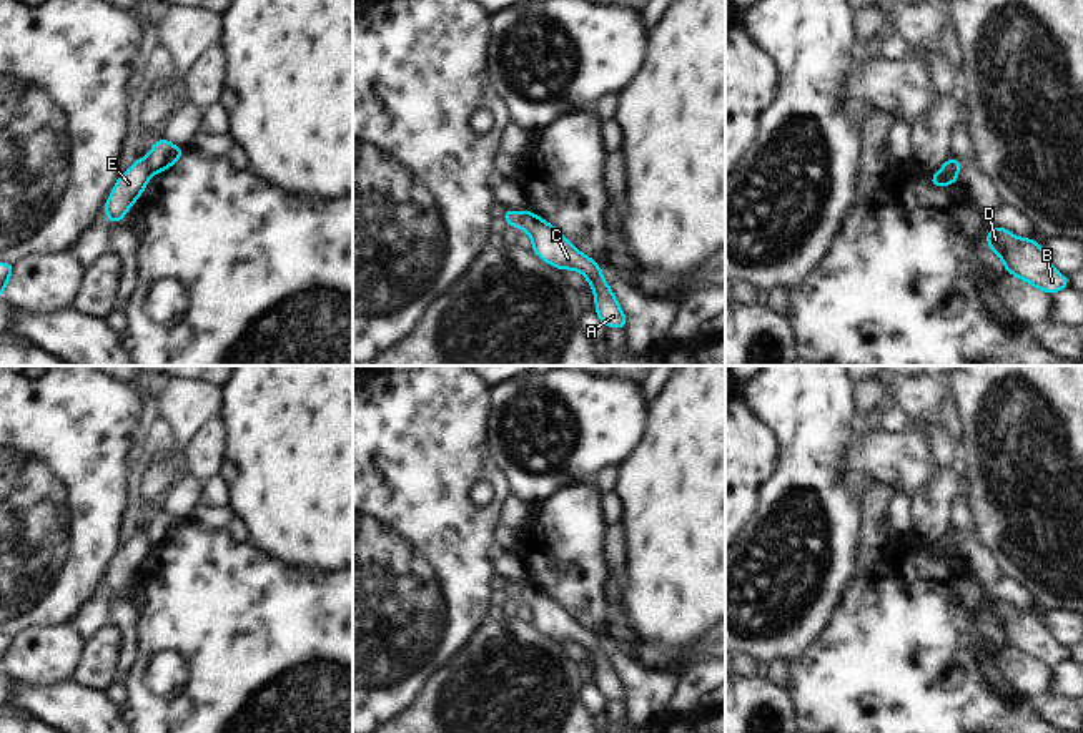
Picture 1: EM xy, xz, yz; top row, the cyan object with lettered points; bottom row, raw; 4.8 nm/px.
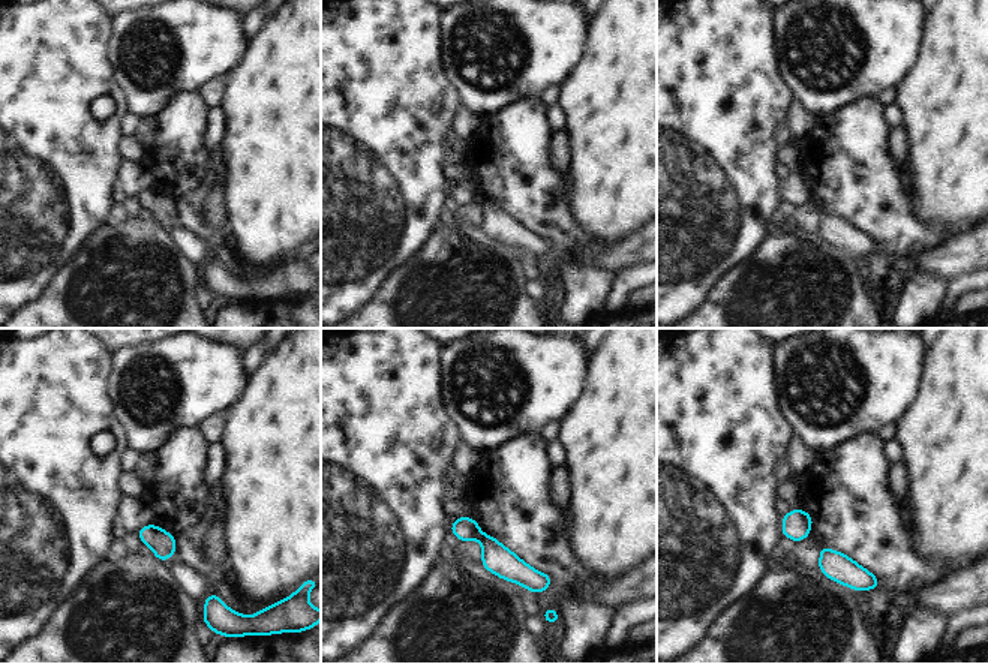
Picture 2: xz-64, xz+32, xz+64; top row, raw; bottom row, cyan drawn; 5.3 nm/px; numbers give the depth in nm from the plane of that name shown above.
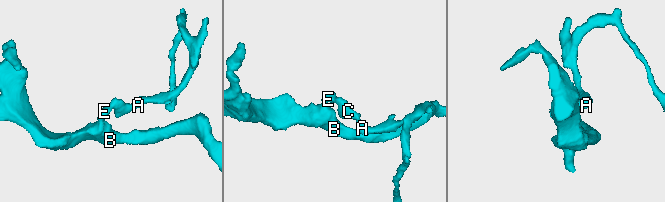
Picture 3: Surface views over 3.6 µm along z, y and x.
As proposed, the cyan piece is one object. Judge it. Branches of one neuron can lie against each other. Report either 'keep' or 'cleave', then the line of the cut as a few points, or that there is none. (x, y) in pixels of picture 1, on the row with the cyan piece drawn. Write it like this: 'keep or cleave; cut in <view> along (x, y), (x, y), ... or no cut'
cleave; cut in xz along (526, 211), (518, 226)

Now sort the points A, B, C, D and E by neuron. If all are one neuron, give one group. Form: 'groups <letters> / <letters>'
groups A C / B D E

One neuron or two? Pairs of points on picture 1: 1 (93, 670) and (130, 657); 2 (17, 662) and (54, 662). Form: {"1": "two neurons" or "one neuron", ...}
{"1": "two neurons", "2": "one neuron"}

